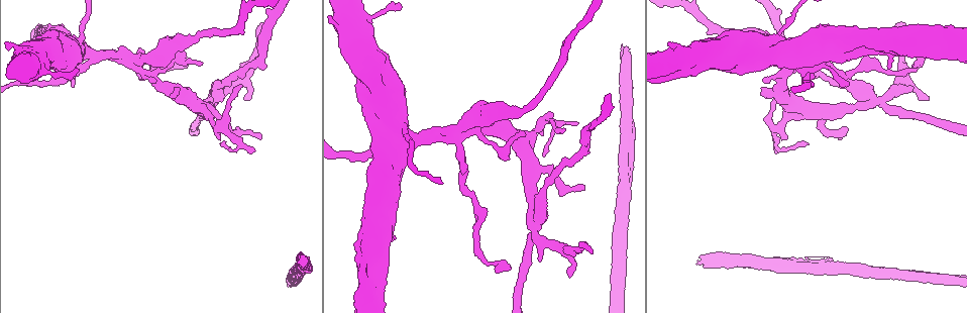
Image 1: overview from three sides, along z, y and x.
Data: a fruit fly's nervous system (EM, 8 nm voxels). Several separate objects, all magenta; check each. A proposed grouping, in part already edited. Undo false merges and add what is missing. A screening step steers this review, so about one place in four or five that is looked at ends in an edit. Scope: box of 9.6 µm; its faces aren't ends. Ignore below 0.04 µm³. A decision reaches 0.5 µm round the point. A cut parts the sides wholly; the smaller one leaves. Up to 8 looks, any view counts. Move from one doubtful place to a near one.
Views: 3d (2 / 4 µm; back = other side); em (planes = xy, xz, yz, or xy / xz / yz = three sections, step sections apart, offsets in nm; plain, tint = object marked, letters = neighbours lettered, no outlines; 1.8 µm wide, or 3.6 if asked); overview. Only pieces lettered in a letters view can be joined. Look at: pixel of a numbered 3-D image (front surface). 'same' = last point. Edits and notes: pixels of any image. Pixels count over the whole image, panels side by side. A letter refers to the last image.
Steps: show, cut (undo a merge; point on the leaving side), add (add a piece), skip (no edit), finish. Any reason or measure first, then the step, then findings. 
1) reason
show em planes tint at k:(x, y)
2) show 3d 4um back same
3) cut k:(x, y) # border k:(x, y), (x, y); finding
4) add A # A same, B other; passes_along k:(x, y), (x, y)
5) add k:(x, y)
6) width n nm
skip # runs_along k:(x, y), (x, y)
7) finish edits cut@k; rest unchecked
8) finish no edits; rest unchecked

free end
show em yz step 4 letters at 1:(570, 277)

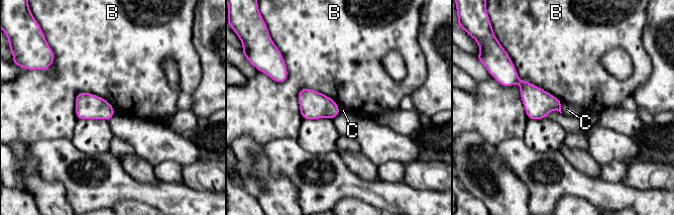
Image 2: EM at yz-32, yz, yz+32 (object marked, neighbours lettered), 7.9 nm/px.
show em planes letters same

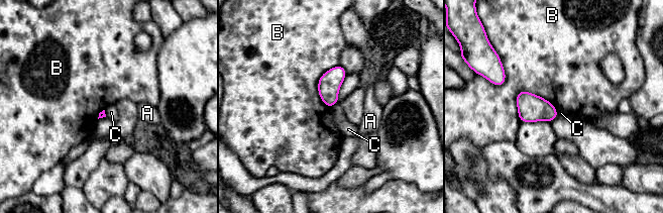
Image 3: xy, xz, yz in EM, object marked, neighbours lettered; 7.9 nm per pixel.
skip # A other, B other, C other; border 3:(555, 108), (558, 116); none of them fits

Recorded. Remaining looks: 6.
a fork
show em planes letters at 1:(457, 134)

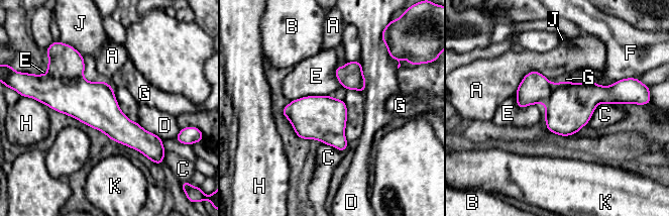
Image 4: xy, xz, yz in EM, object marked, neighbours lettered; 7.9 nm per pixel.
cut 4:(64, 61) # A other, B other, C other, D other, E other, F other, G other, H other, J other, K other; two neurons meet here

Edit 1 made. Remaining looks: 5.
thin end
show 3d 4um at 1:(562, 128)

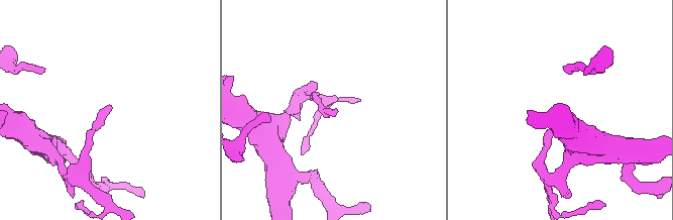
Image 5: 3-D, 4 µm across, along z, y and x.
show em xy step 16 letters at 5:(111, 106)

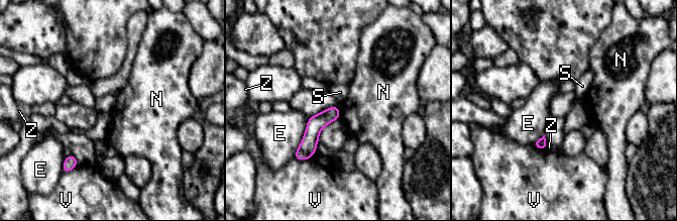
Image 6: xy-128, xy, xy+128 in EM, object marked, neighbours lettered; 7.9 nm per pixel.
show em planes letters same

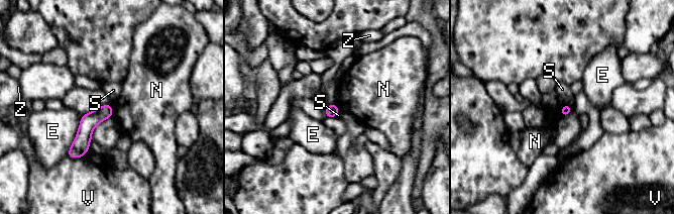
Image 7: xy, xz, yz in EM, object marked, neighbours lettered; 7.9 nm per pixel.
longest_contact E 320 nm
skip # E other, N other, S other, V other, Z other; border 7:(111, 104), (113, 115); no lettered piece goes on from it

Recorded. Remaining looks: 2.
a narrow waist
show 3d 2um at 1:(209, 99)

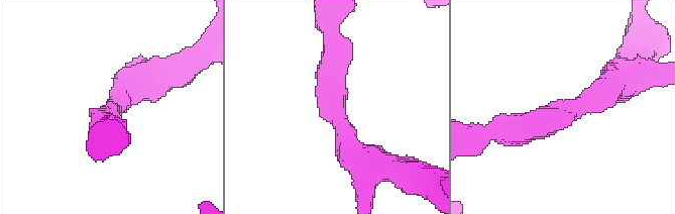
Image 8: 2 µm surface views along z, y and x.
show em planes letters at 8:(585, 104)

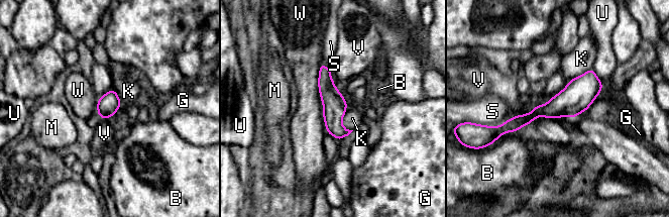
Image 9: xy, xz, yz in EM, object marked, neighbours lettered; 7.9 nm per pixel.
skip # B other, G other, K other, M other, S other, U other, V other, W other; runs_along 9:(599, 84), (503, 127); all the same neuron

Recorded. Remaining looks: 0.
finish edits cut@4; rest unchecked

